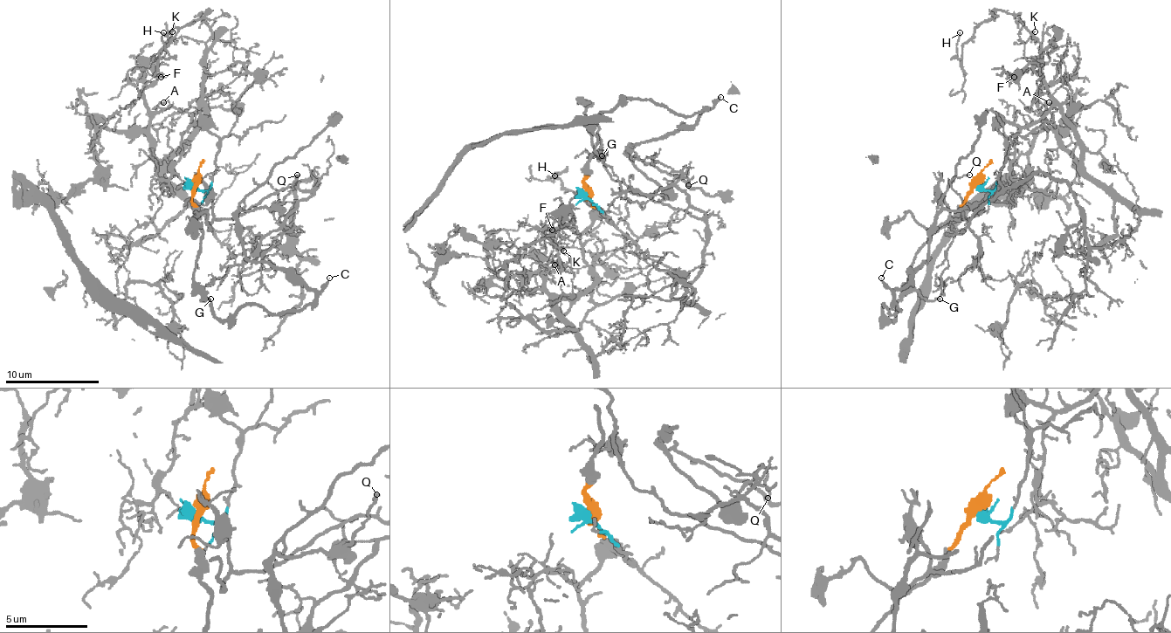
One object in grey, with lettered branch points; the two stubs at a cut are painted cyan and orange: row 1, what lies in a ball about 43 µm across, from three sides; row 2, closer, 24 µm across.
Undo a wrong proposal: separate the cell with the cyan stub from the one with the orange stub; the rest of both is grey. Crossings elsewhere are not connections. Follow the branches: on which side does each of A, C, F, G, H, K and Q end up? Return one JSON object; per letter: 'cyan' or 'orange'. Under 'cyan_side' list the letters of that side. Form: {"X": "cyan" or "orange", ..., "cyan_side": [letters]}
{"A": "cyan", "C": "orange", "F": "cyan", "G": "orange", "H": "cyan", "K": "cyan", "Q": "orange", "cyan_side": ["A", "F", "H", "K"]}

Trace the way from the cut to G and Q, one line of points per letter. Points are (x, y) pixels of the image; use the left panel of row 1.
G: (192, 182), (192, 220), (202, 234), (202, 245), (195, 266), (195, 285), (206, 297), (204, 299), (211, 299)
Q: (192, 182), (195, 290), (227, 319), (314, 297), (253, 262), (237, 220), (274, 208), (298, 175)

